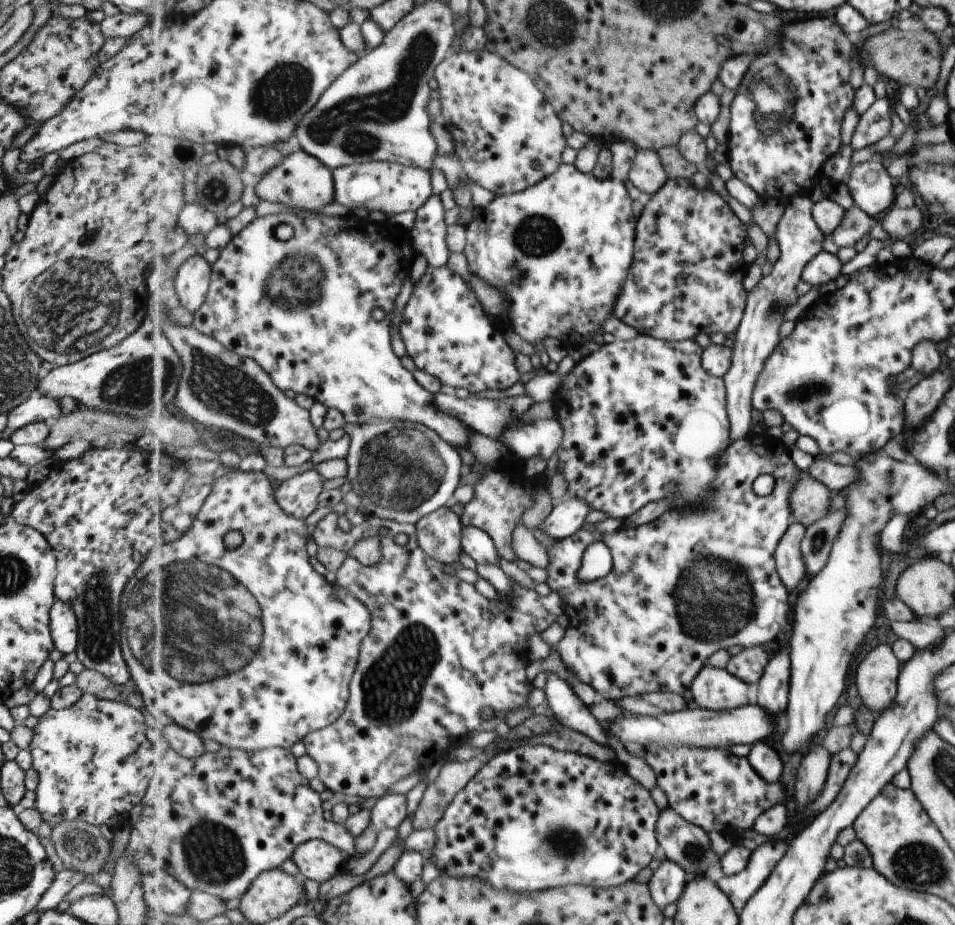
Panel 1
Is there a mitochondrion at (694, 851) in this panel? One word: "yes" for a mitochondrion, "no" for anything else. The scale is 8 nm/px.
yes

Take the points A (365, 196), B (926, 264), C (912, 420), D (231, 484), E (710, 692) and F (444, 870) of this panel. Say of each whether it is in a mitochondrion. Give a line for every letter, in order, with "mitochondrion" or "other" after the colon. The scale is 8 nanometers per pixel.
A: other
B: other
C: other
D: other
E: other
F: other

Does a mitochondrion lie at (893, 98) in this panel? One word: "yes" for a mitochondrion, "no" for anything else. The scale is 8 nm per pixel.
no

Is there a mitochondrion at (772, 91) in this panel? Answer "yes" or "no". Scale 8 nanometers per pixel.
yes

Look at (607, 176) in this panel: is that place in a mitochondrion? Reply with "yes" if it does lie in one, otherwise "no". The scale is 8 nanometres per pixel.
no

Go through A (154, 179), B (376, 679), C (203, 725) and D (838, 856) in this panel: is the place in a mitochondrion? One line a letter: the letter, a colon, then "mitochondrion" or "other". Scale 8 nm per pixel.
A: other
B: mitochondrion
C: other
D: other

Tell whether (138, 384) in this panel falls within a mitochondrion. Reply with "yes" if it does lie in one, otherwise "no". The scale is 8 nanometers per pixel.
yes

